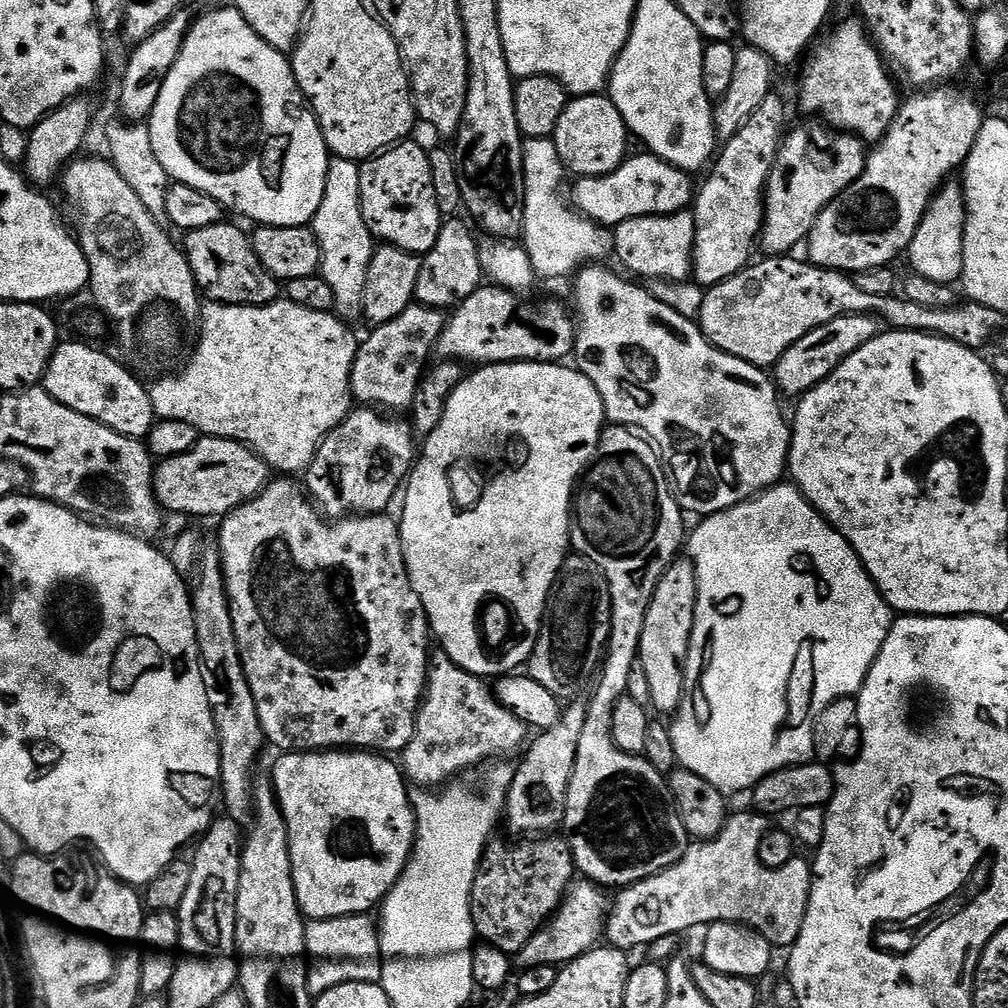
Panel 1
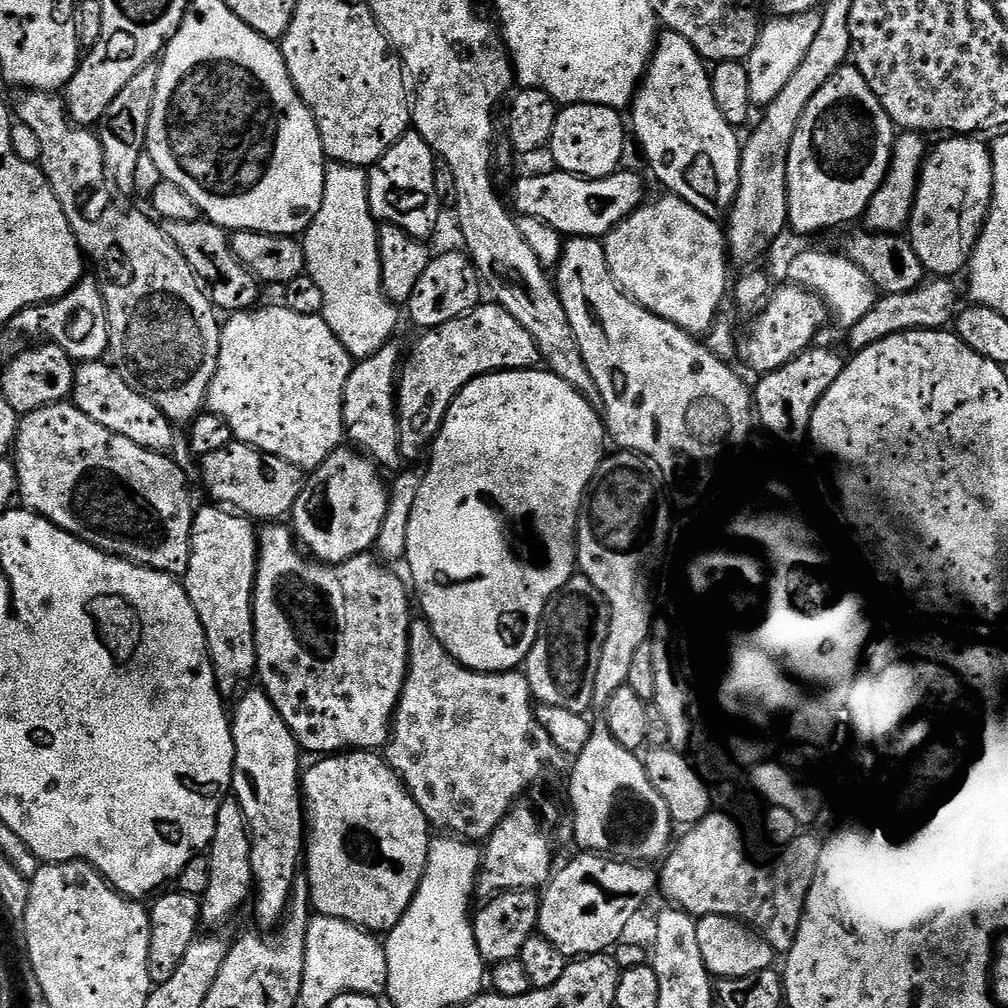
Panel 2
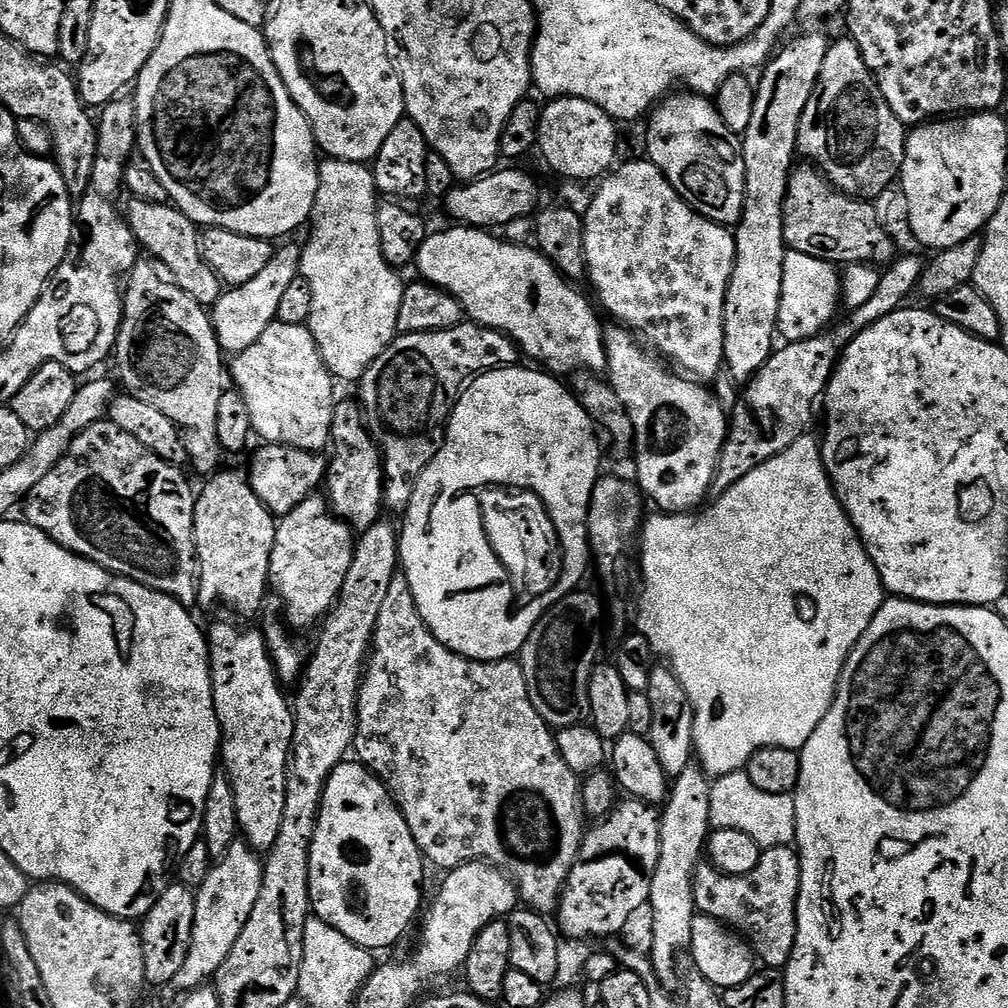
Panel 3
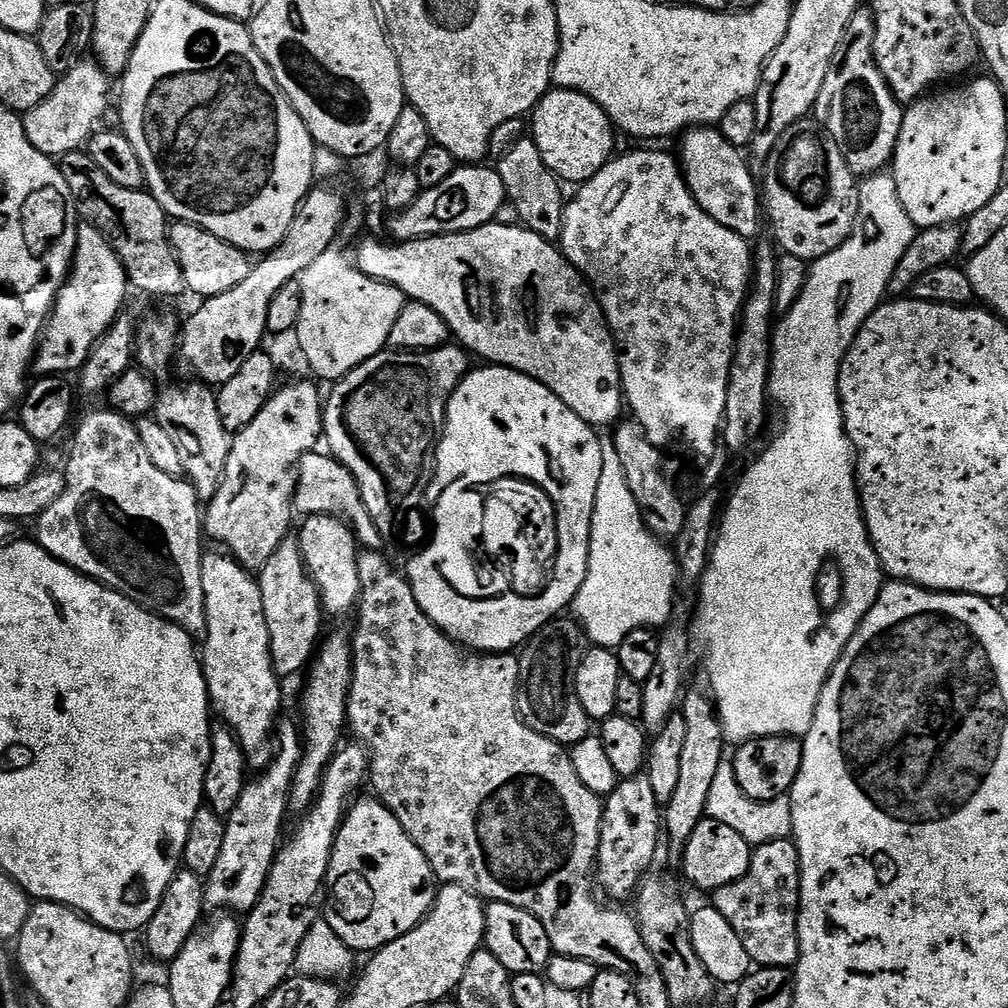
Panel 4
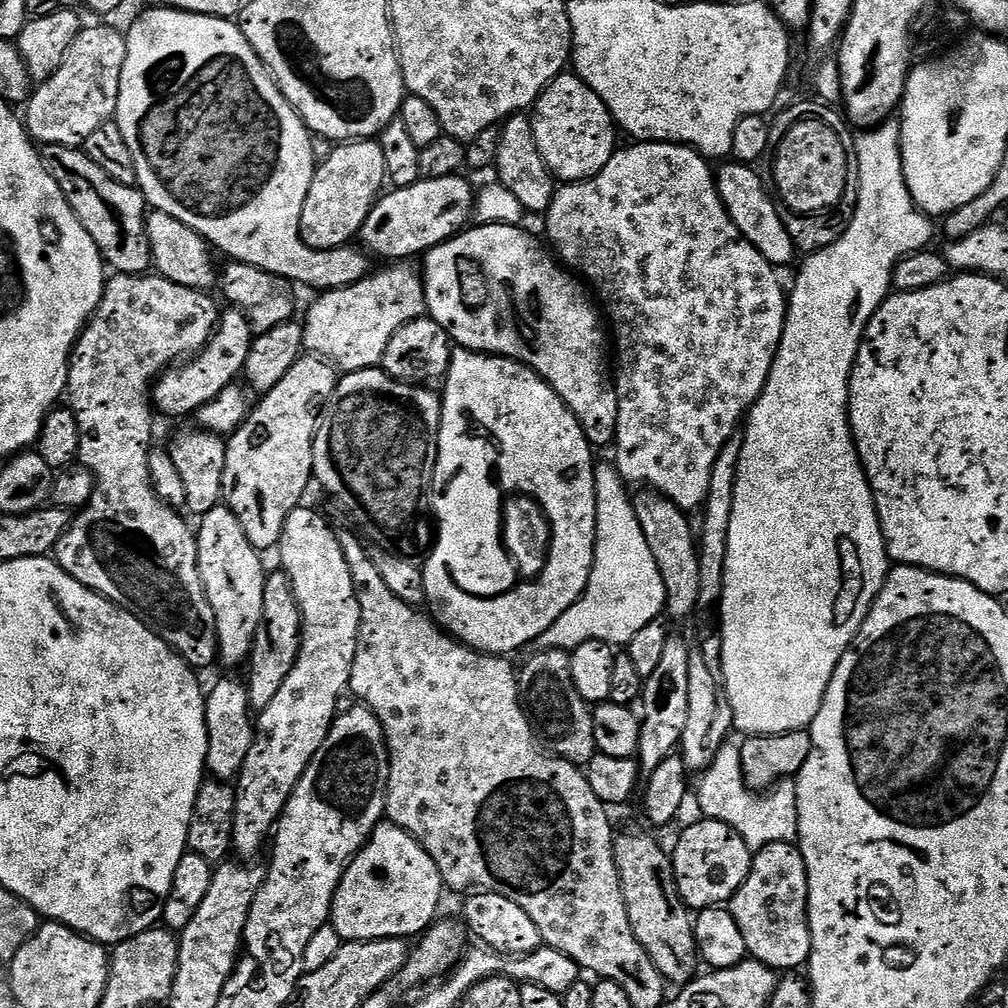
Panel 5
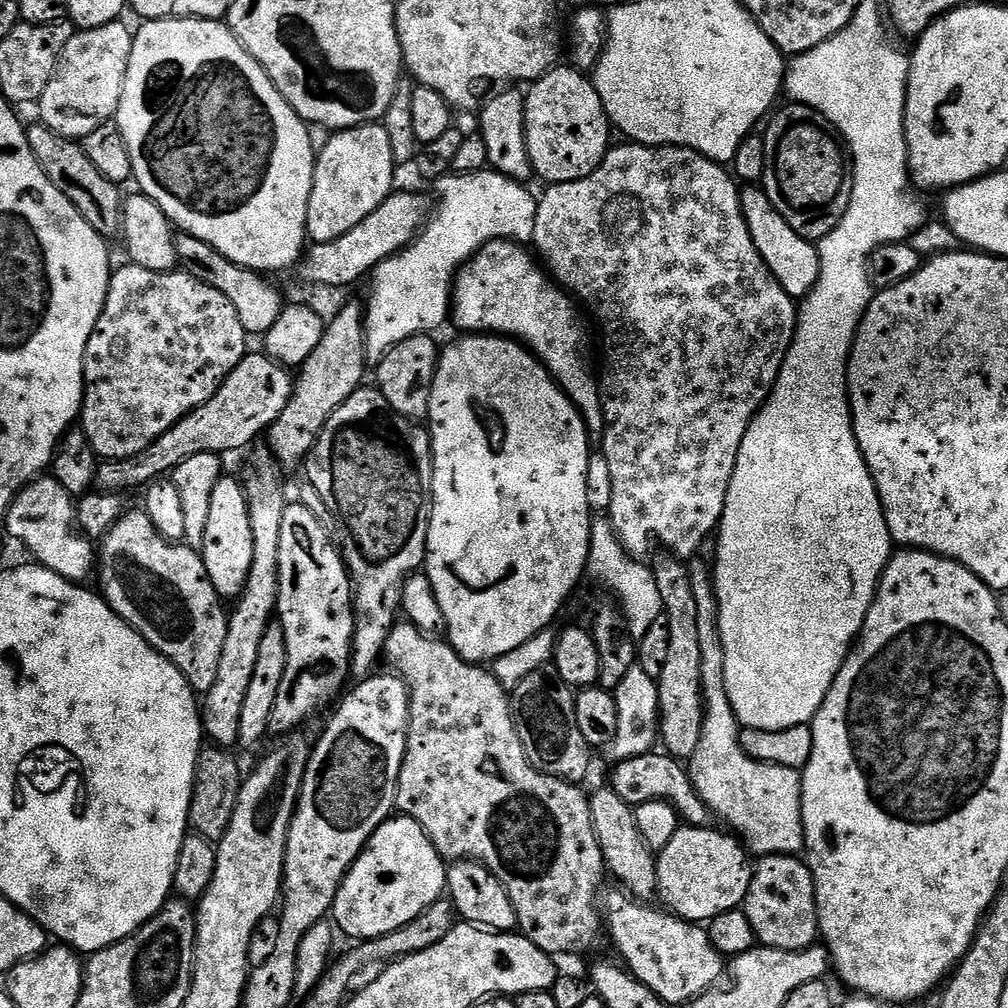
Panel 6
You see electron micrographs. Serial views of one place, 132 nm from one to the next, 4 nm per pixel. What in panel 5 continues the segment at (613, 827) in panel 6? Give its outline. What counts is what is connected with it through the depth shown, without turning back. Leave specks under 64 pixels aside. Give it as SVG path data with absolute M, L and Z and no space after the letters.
M624 832L615 837L616 865L622 882L622 898L626 902L626 918L630 918L630 930L634 930L634 938L642 942L646 954L658 966L669 985L683 986L696 979L702 961L700 953L696 951L696 921L693 909L686 906L686 902L678 894L678 886L674 878L674 866L671 855L652 836L644 832Z

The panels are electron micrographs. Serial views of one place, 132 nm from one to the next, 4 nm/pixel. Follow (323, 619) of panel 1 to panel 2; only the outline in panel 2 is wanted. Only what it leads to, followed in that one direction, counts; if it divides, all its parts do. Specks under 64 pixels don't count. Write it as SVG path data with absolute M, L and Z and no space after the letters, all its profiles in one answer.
M268 522L259 529L258 547L256 549L256 577L255 584L252 587L252 633L256 638L256 666L255 675L260 675L258 681L259 687L268 696L269 702L274 706L274 710L280 716L282 722L290 730L290 734L296 743L300 745L305 753L320 752L316 754L340 754L345 750L380 750L387 743L390 735L390 725L396 708L397 701L400 700L400 691L404 688L404 678L408 673L408 625L410 623L410 615L408 616L408 592L404 589L404 584L392 572L387 572L385 565L381 563L375 555L361 554L359 556L350 557L348 560L341 561L340 564L322 564L315 558L309 558L298 547L298 541L289 525L284 522Z

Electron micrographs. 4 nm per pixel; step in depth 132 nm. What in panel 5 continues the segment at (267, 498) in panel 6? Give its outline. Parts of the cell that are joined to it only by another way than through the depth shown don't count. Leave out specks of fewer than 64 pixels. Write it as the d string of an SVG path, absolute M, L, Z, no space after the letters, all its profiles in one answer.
M243 679L218 681L212 689L210 687L207 689L204 709L208 731L207 771L215 779L225 782L235 781L246 762L246 754L250 754L254 731L254 716L248 702L247 683Z

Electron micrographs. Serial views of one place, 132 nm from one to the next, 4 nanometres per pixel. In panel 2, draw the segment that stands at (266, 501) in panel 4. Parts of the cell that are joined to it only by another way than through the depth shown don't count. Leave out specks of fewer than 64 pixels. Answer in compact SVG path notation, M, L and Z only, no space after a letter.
M224 506L211 507L204 508L201 512L199 509L192 517L192 549L182 583L202 622L208 647L207 663L212 665L212 673L216 675L221 693L228 694L247 678L248 672L250 676L256 666L256 638L252 633L252 587L256 577L258 532L249 517Z

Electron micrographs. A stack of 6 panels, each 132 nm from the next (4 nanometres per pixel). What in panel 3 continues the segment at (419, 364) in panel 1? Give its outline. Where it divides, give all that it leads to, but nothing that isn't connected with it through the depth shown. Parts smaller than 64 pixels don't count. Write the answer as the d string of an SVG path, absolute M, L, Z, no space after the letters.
M344 400L332 410L332 439L330 441L330 471L326 476L326 499L333 512L345 520L353 533L370 530L381 519L384 503L384 465L380 449L368 434L364 413L357 401Z

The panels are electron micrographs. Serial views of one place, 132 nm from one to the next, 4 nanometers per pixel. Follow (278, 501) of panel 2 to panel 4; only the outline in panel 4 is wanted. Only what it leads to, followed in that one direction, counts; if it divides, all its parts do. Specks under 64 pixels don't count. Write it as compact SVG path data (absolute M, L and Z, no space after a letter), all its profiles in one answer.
M324 450L305 452L298 465L296 495L292 497L292 507L301 517L327 516L340 517L351 528L357 541L365 549L380 550L386 544L385 537L380 535L378 526L371 520L370 512L362 502L358 482L331 454Z

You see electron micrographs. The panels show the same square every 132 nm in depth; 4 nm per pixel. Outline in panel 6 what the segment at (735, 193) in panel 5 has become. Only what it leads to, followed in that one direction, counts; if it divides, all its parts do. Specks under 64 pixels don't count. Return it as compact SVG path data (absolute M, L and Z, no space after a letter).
M748 186L741 191L740 209L746 218L746 226L750 230L750 238L754 238L754 246L758 246L758 254L762 254L762 262L770 270L770 274L793 298L807 296L815 286L820 273L820 250L813 241L799 236L774 210L770 198L764 193L763 187Z

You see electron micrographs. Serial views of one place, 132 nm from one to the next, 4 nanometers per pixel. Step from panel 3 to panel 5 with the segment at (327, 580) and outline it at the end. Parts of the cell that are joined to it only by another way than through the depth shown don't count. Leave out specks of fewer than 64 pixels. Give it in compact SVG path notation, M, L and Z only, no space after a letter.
M283 570L269 575L266 579L266 595L262 601L262 624L258 634L252 639L252 673L246 676L248 686L248 702L253 709L263 710L282 690L282 682L286 682L290 670L294 670L294 662L300 653L300 607L296 605L294 590Z

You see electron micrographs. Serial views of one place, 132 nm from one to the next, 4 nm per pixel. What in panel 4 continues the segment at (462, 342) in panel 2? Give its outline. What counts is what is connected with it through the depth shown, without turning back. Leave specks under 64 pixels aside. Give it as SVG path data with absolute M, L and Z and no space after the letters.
M452 342L428 352L385 350L341 376L331 385L332 393L327 393L322 425L326 444L328 440L327 451L356 479L362 502L385 538L394 534L404 543L418 546L427 537L428 520L419 507L431 483L434 453L444 430L444 417L448 415L448 399L468 375L468 360L469 353Z

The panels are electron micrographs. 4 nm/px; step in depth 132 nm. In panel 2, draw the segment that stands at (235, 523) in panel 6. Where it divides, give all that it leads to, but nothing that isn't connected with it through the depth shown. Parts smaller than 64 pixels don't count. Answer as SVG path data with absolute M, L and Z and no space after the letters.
M253 686L253 688L250 689L249 692L246 693L245 696L241 698L240 701L237 702L236 709L234 710L231 709L230 727L232 730L232 741L234 742L234 766L232 767L232 783L230 785L230 792L231 792L231 795L233 794L236 795L236 796L233 796L234 802L238 805L238 807L240 807L240 813L241 815L244 816L244 827L246 829L246 835L248 837L248 871L250 873L250 884L251 884L251 887L254 889L254 900L256 896L256 920L260 924L272 924L273 923L272 925L275 925L277 921L279 921L281 917L285 915L286 909L290 903L290 897L293 895L293 892L294 892L294 887L292 888L292 879L294 879L296 876L296 864L298 868L298 861L301 859L301 856L302 856L302 832L301 832L301 829L300 829L300 832L298 829L296 829L296 816L298 820L298 815L300 812L300 800L298 797L298 791L301 789L301 786L302 786L302 763L300 764L300 756L302 757L302 749L300 745L296 743L296 740L293 739L292 735L290 734L290 730L285 726L285 723L282 722L280 716L277 714L277 711L274 710L274 706L269 702L268 696L265 695L265 693L259 687L256 687L256 686Z

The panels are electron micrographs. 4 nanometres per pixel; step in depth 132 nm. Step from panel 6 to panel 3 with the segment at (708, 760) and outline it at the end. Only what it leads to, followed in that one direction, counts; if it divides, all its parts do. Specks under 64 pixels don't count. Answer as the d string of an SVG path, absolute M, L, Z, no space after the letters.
M747 771L731 772L712 780L710 822L713 829L742 830L742 834L750 834L750 838L754 838L761 849L787 848L796 842L796 798L792 794L766 794L766 790L758 790L758 786L750 782Z

